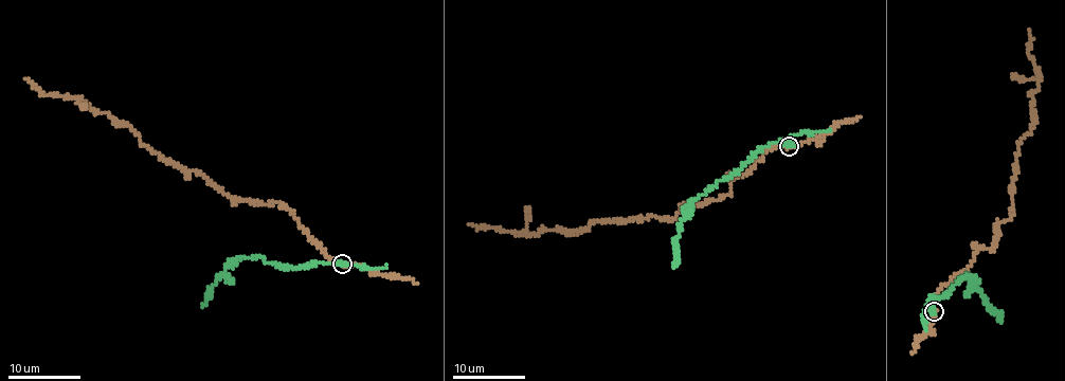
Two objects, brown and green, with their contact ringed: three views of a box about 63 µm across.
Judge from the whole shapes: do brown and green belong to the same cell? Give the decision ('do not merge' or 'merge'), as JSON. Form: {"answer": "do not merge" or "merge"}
{"answer": "do not merge"}

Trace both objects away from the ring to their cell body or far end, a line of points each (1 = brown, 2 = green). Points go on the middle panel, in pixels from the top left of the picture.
1: (788, 147), (763, 152), (728, 195), (683, 204), (671, 219), (602, 220), (578, 232), (529, 235), (470, 225)
2: (788, 147), (782, 142), (762, 146), (741, 167), (690, 200), (682, 213), (674, 242), (674, 268)

